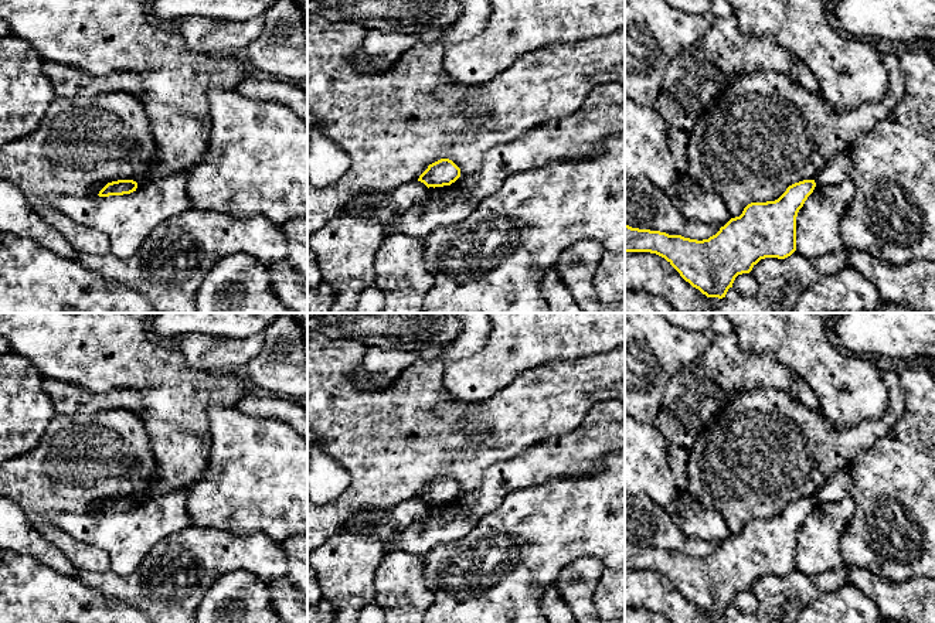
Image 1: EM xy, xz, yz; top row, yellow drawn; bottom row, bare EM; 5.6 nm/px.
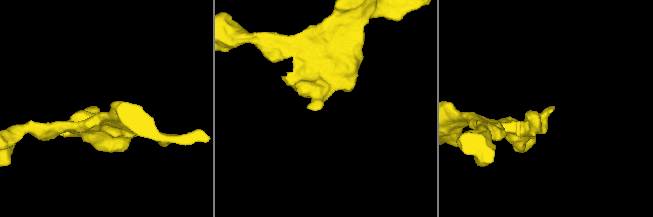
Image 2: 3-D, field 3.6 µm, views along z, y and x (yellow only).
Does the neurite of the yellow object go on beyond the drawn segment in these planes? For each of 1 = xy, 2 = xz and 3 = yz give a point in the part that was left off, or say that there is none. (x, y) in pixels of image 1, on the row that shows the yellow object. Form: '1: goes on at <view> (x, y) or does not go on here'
1: does not go on here
2: does not go on here
3: does not go on here

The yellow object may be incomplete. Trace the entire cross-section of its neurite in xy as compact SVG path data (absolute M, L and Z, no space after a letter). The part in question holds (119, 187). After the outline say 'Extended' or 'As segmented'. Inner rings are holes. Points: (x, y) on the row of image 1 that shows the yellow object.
M118 180L108 183L101 191L99 197L123 195L136 191L137 183L133 180Z. As segmented

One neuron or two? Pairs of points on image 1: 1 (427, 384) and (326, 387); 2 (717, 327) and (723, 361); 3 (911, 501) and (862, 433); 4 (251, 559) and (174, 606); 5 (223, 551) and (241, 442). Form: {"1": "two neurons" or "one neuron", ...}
{"1": "one neuron", "2": "two neurons", "3": "two neurons", "4": "one neuron", "5": "two neurons"}

